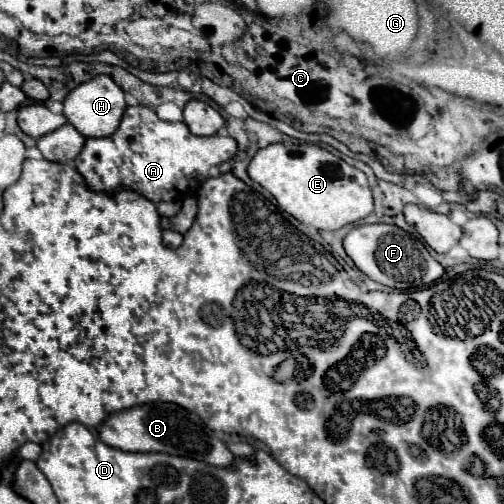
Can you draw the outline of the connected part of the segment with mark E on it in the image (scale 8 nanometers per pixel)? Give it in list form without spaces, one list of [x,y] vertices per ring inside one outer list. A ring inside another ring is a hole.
[[[312,143],[270,144],[254,155],[248,165],[248,175],[252,181],[268,189],[286,213],[318,231],[338,231],[340,227],[356,223],[374,211],[366,175]]]

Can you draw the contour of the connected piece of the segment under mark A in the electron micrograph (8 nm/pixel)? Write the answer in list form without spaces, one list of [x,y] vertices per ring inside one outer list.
[[[128,107],[114,135],[104,139],[86,139],[82,153],[74,159],[76,171],[96,193],[116,195],[120,189],[130,189],[152,203],[182,201],[204,183],[208,169],[232,159],[236,141],[232,137],[210,135],[196,137],[184,123],[162,121],[152,107]]]

